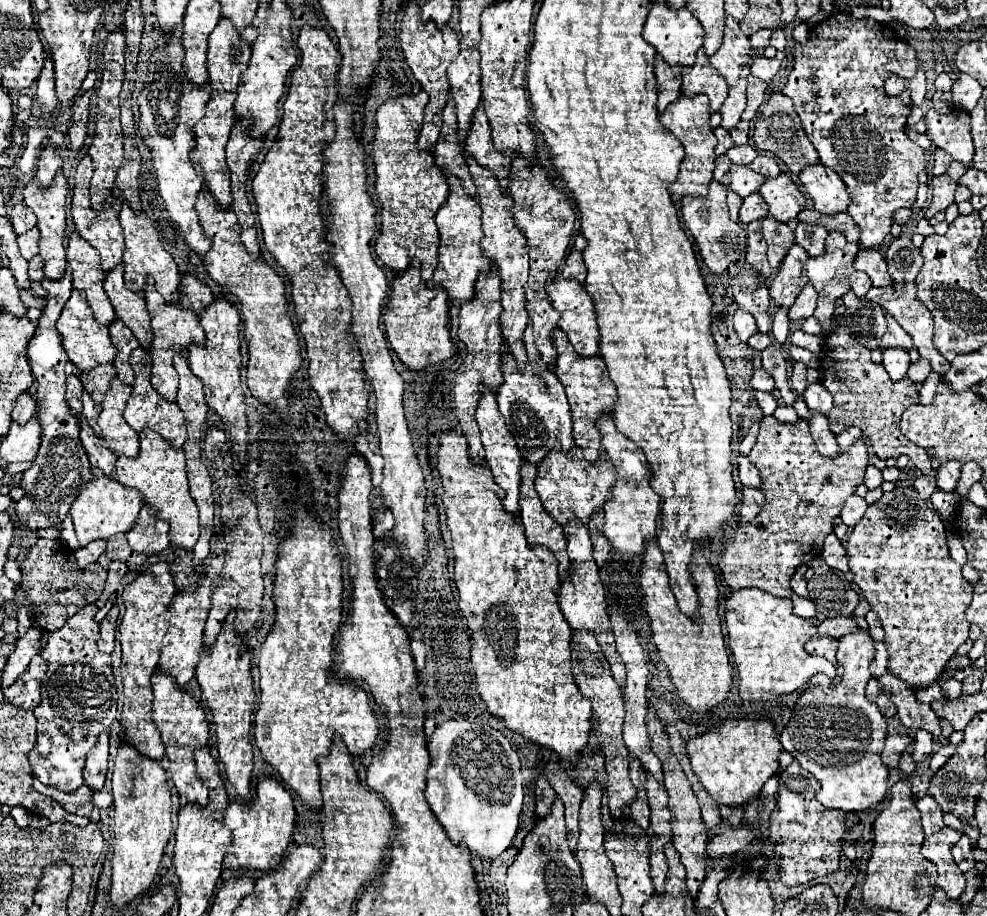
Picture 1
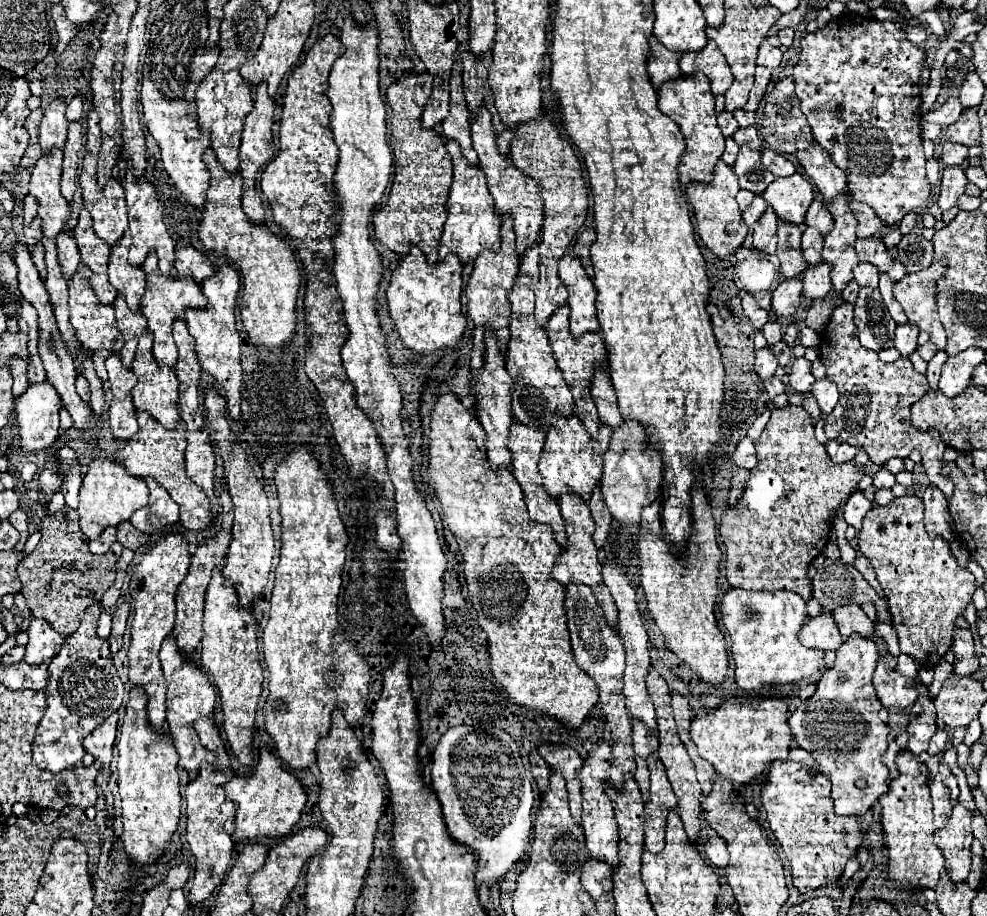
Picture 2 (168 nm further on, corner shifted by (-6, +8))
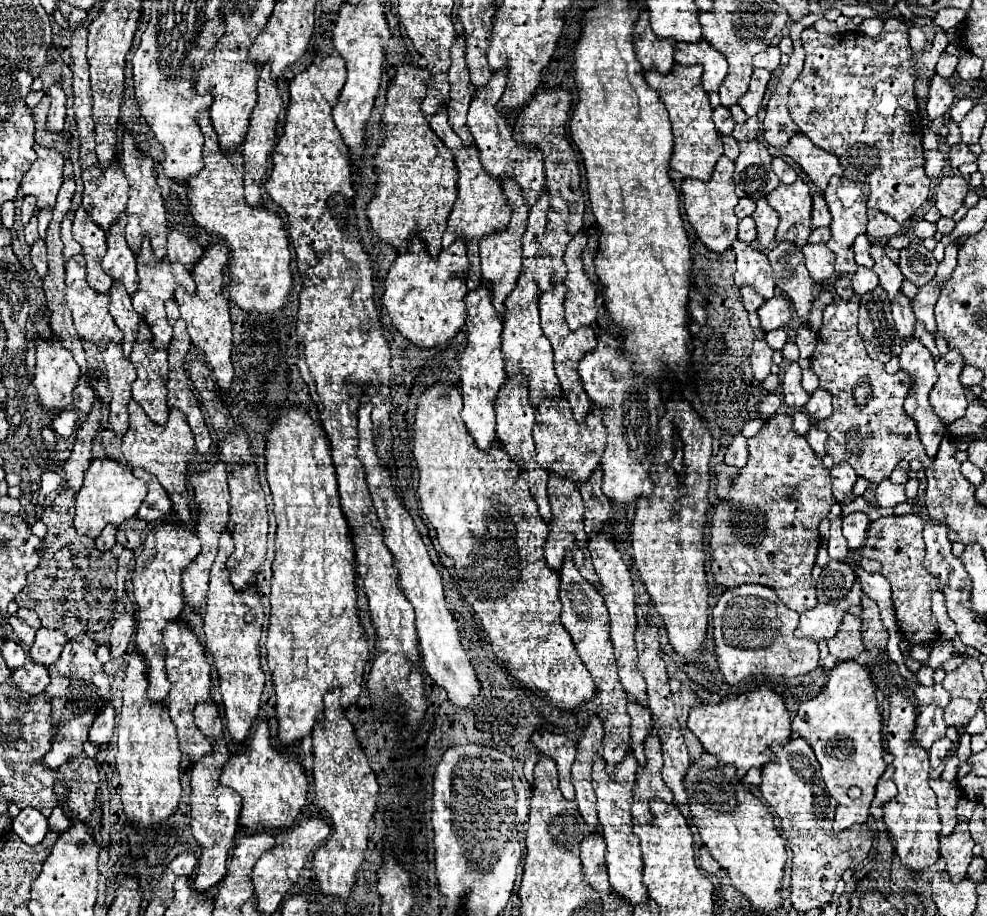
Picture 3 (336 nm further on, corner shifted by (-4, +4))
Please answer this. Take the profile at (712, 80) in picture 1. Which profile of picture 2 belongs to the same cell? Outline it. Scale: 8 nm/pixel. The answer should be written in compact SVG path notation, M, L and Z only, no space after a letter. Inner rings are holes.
M708 41L708 45L700 51L684 53L680 59L680 69L682 73L692 73L700 69L710 79L710 91L714 95L724 95L734 81L730 67L714 41Z

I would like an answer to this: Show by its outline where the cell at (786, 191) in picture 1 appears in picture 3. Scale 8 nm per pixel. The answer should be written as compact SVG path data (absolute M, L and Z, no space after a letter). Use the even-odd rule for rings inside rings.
M796 179L792 185L778 185L774 191L770 191L766 201L780 215L776 241L792 241L798 247L804 247L806 237L812 231L810 229L810 211L812 211L810 187L802 179Z

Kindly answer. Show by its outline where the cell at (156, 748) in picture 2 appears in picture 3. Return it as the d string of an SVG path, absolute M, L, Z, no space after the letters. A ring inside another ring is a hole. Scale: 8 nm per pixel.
M132 651L126 667L126 679L122 687L124 705L118 721L118 753L116 769L122 787L122 805L128 821L134 829L146 829L160 821L166 821L178 809L180 801L180 749L176 739L176 727L170 721L164 703L154 703L146 695L146 663Z

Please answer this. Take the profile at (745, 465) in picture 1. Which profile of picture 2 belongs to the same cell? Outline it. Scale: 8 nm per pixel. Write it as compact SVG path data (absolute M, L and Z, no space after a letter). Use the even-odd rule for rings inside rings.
M744 437L738 445L736 445L736 451L732 455L734 463L738 467L744 467L744 469L754 469L756 467L756 449L754 449L754 441L750 437Z

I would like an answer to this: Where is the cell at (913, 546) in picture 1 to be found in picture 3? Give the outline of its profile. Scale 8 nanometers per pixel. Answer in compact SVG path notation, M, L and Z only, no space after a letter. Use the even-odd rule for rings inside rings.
M908 513L902 517L890 515L890 517L880 517L870 523L864 547L862 547L862 557L874 559L882 565L882 575L888 579L892 585L892 601L896 609L896 621L898 629L904 641L908 645L926 645L932 647L940 639L940 625L932 617L930 611L930 599L932 593L938 591L940 581L932 573L926 571L924 567L924 539L922 539L922 529L924 521L916 513Z

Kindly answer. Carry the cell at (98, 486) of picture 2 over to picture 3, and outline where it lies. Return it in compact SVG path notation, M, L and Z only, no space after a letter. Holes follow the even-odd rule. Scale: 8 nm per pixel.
M94 459L84 473L84 485L78 491L76 497L76 517L74 517L74 527L80 535L96 539L104 525L120 525L126 519L134 517L138 507L142 505L144 497L148 493L148 485L142 479L136 479L132 475L132 469L126 465L112 461L112 459Z

